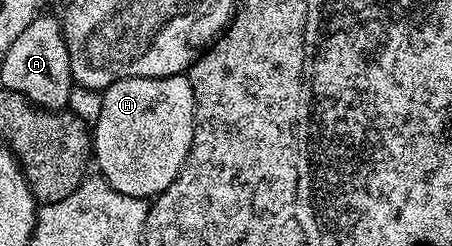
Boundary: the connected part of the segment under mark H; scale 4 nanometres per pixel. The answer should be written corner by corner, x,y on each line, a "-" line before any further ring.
188,75
129,76
102,91
100,114
93,126
94,159
102,178
114,190
143,199
155,198
180,174
194,142
197,100

